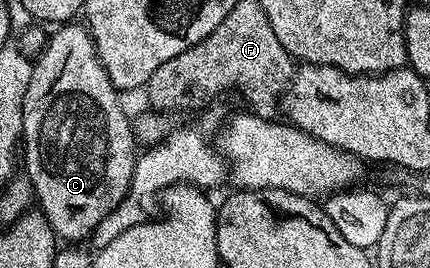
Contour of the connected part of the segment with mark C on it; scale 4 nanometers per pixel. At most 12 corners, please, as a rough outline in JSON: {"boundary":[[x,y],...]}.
{"boundary":[[87,28],[35,58],[22,165],[57,238],[122,203],[138,156]]}

